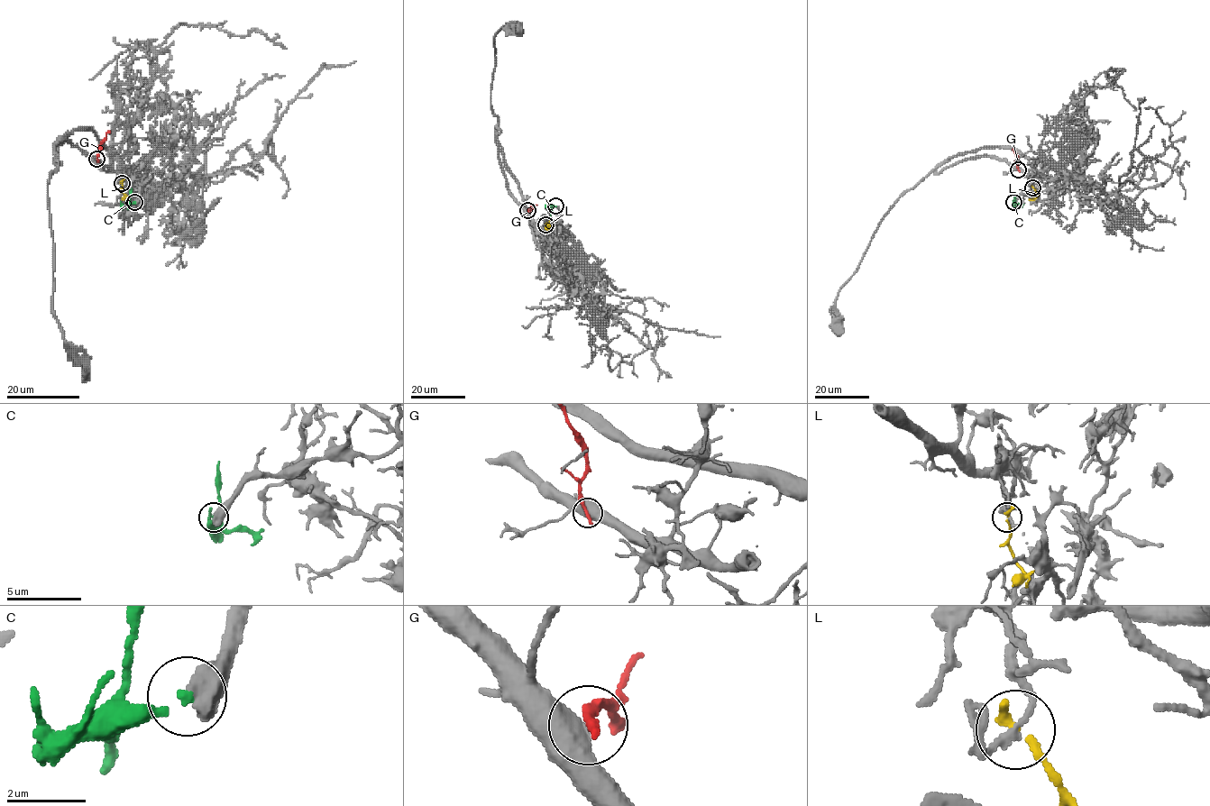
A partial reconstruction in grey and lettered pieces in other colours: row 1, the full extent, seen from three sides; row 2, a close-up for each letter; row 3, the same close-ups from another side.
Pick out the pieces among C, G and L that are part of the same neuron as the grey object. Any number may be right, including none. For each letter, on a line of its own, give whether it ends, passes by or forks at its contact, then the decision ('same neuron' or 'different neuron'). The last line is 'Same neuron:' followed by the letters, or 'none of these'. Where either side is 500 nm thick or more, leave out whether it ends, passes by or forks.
C: same neuron
G: different neuron
L: it ends | different neuron
Same neuron: C

